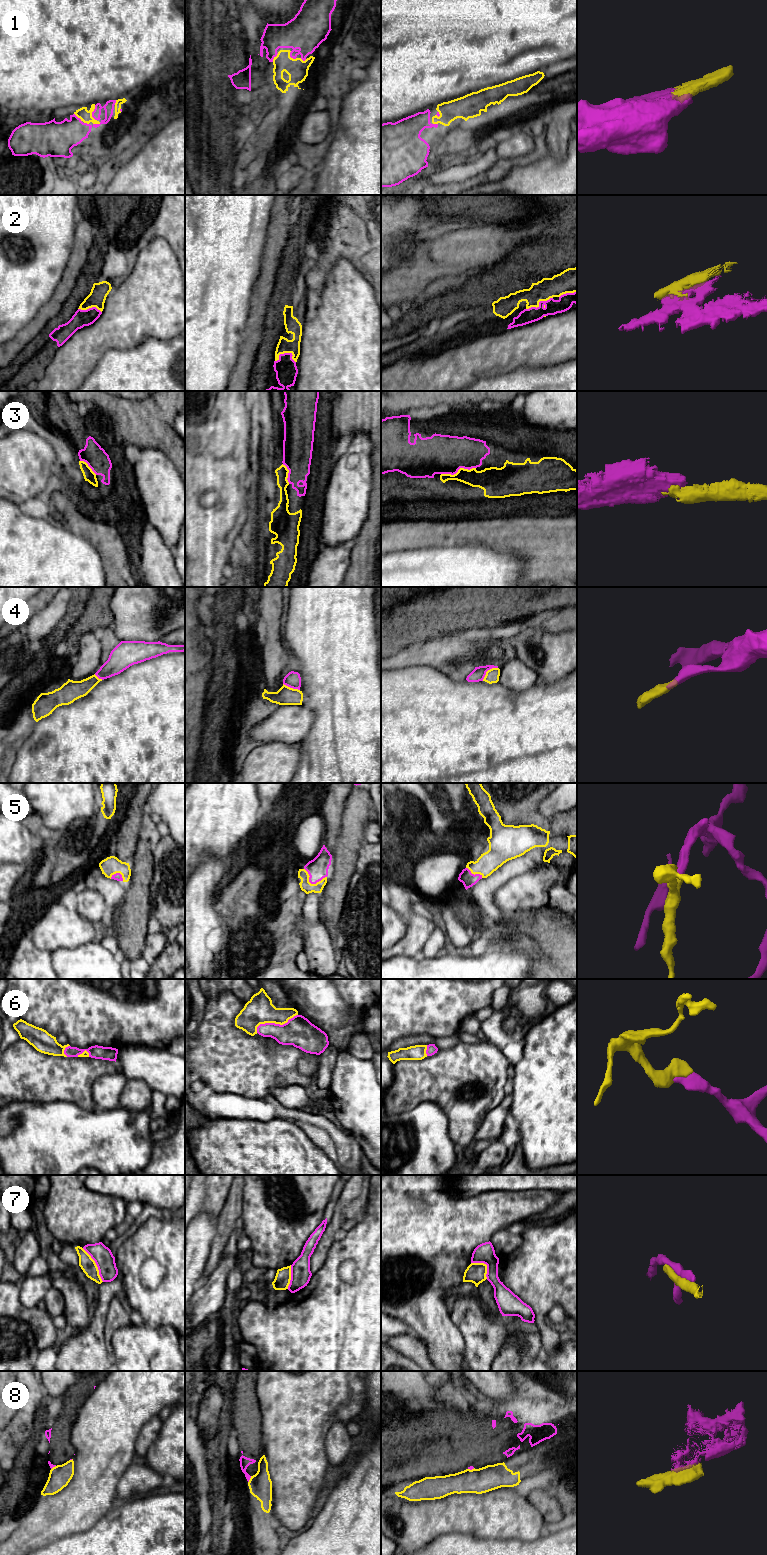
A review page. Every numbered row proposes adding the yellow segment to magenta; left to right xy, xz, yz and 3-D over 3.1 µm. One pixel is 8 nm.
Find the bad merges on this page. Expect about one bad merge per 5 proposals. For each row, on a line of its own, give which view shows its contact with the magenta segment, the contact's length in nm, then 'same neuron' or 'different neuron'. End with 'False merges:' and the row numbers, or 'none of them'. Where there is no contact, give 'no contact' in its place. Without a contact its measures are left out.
1: contact in xy; length 130 nm; same neuron
2: contact in yz; length 240 nm; same neuron
3: contact in yz; length 280 nm; same neuron
4: contact in yz; length 170 nm; same neuron
5: contact in xz; length 200 nm; same neuron
6: contact in xz; length 360 nm; same neuron
7: contact in xy; length 320 nm; different neuron
8: contact in xz; length 60 nm; different neuron
False merges: 7, 8

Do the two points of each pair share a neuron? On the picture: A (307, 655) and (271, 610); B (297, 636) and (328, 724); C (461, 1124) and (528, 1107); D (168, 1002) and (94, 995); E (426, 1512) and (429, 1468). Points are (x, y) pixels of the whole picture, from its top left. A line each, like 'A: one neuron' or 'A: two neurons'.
A: two neurons
B: one neuron
C: two neurons
D: one neuron
E: two neurons

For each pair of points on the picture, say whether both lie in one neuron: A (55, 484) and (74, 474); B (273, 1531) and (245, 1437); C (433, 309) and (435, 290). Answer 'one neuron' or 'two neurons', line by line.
A: one neuron
B: two neurons
C: two neurons

